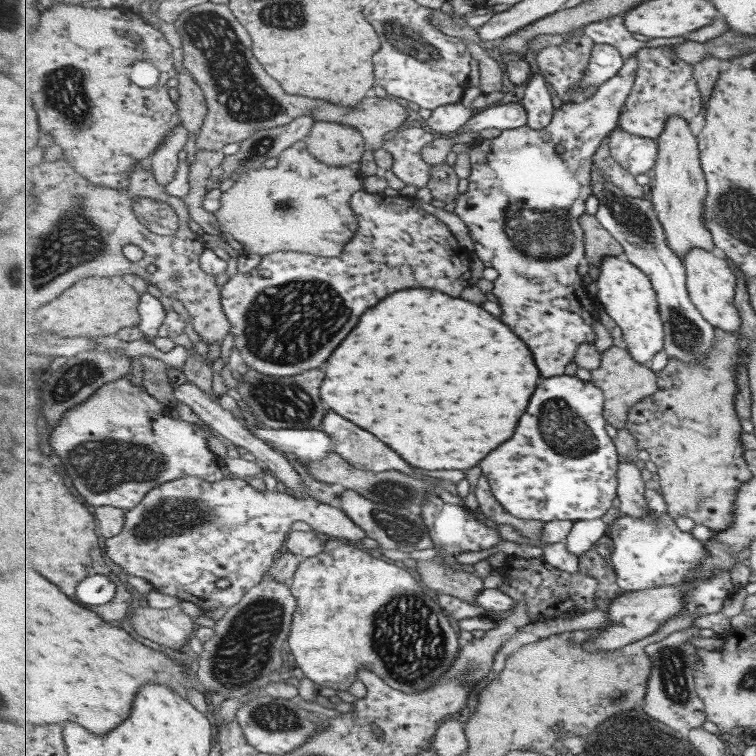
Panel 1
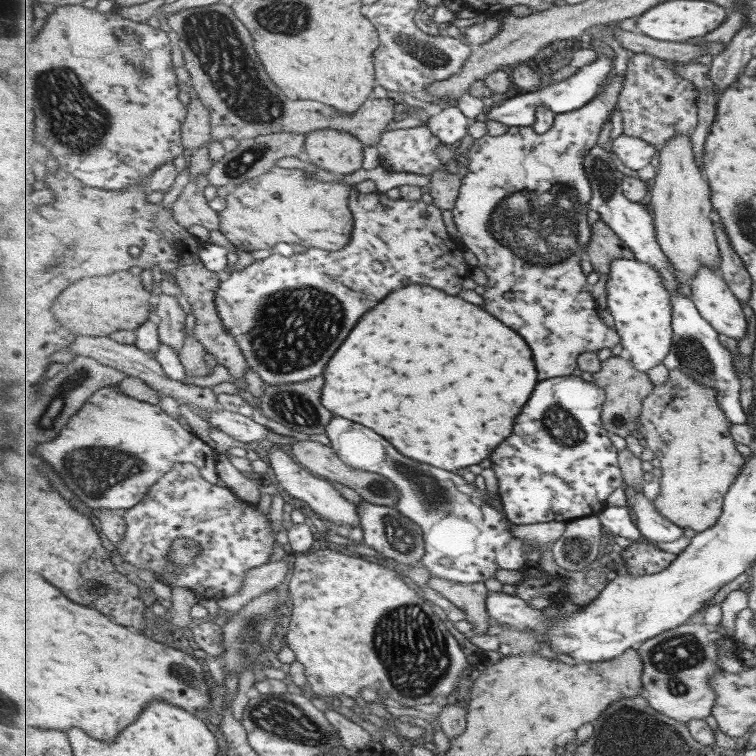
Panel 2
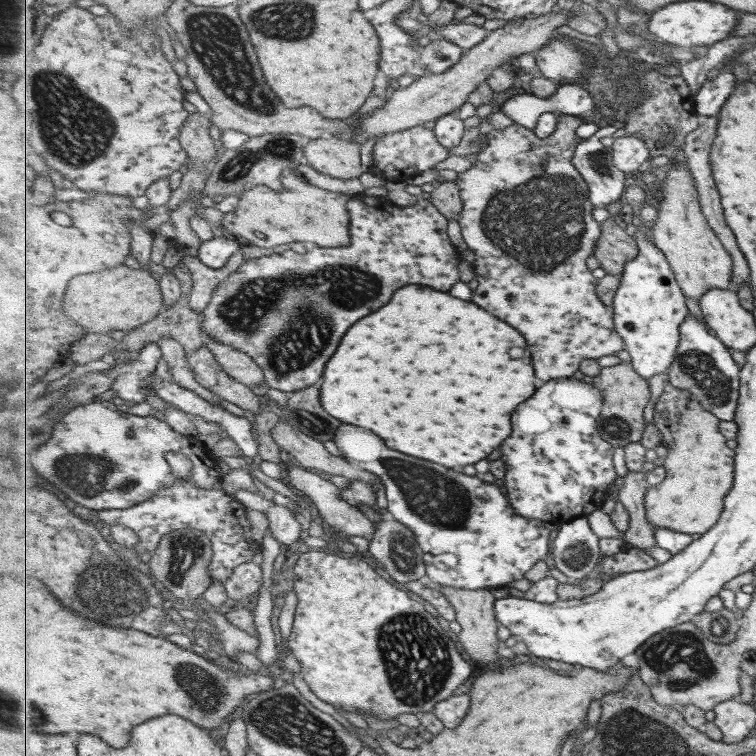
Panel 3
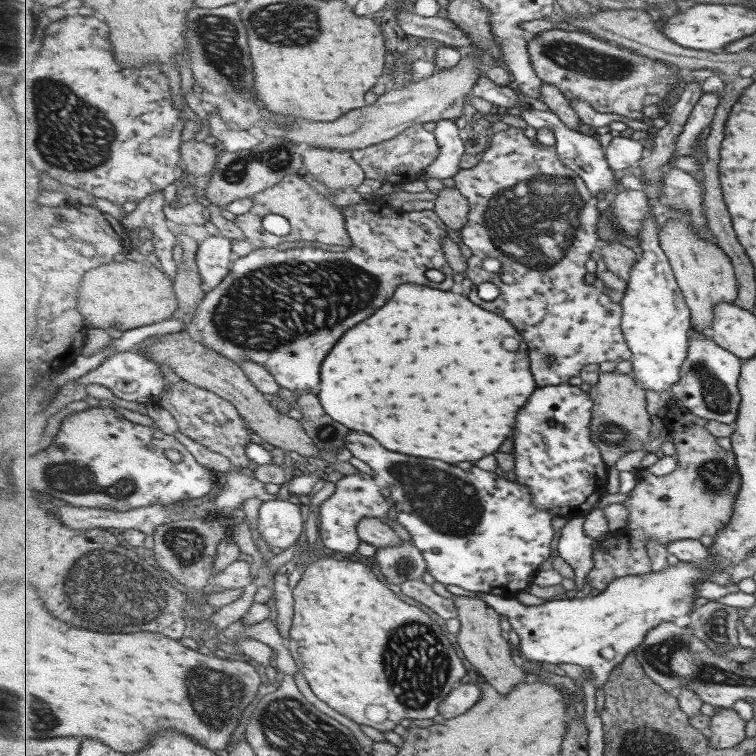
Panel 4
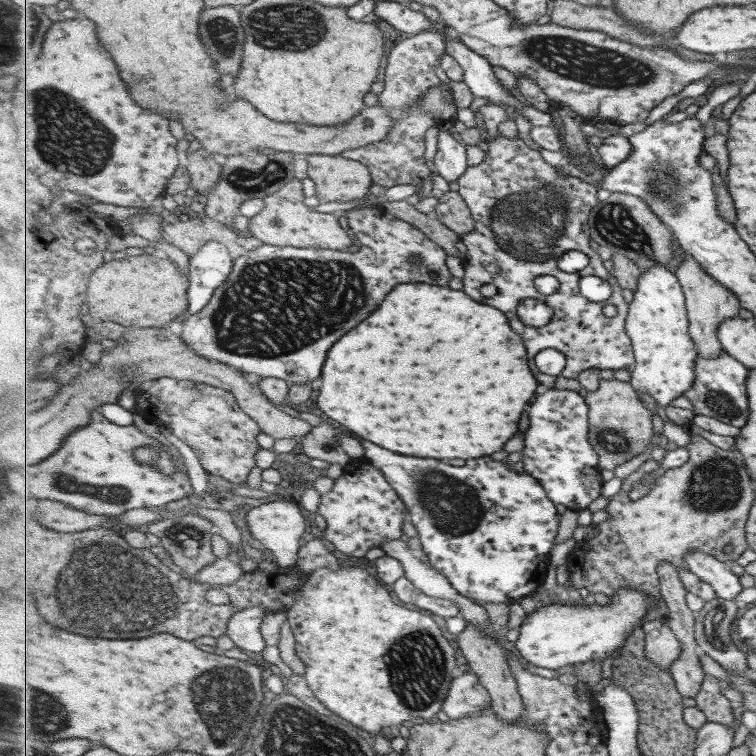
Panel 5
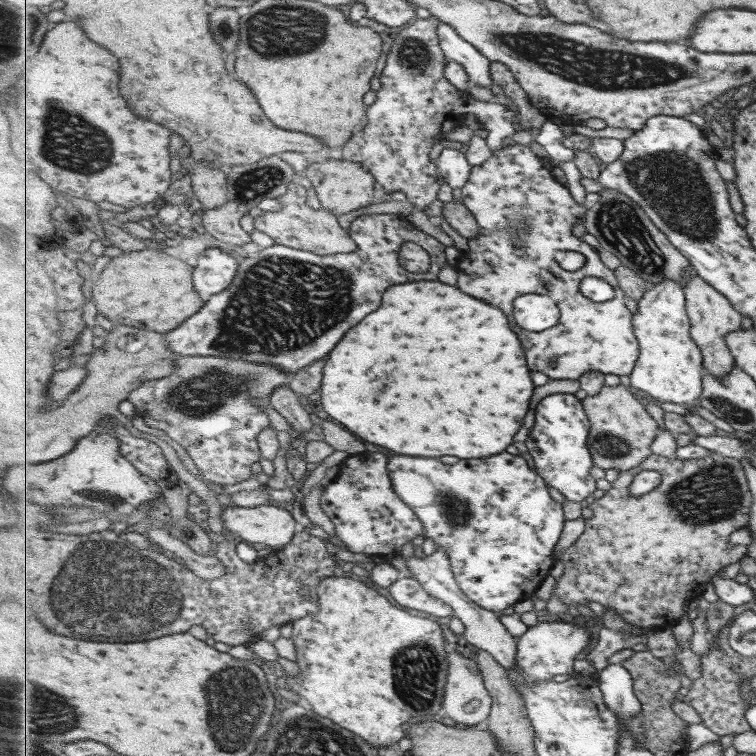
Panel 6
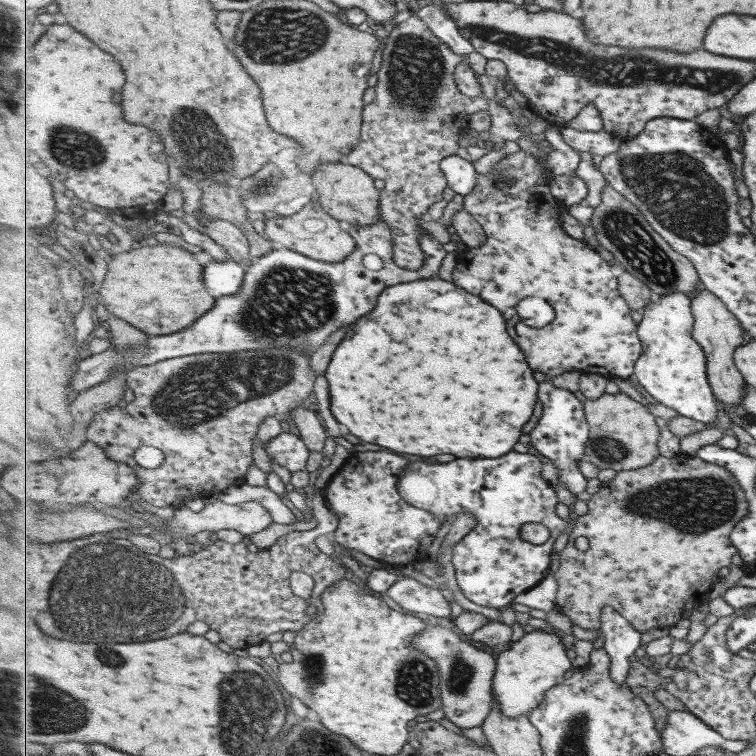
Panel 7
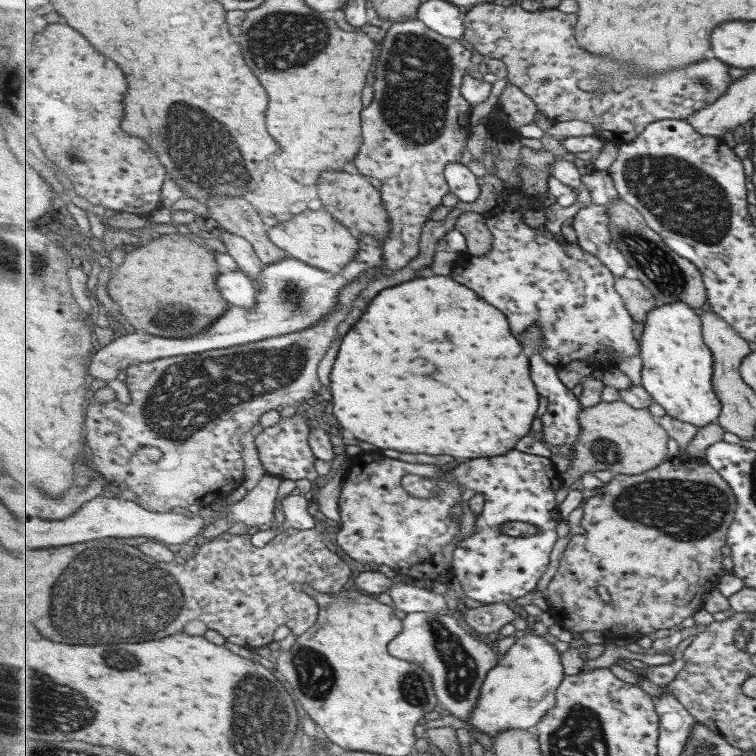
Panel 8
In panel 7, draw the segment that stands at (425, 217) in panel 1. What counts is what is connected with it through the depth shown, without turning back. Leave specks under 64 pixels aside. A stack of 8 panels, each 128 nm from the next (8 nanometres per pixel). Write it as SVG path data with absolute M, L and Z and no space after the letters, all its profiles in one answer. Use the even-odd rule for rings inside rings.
M381 216L375 225L346 227L358 246L343 262L320 262L298 251L278 246L274 252L255 258L254 264L246 269L239 294L217 298L215 308L199 318L194 326L176 334L149 336L147 345L139 349L117 350L110 347L89 356L77 364L71 387L75 392L89 390L107 382L117 368L125 370L151 366L162 360L194 354L266 351L277 347L293 347L313 354L335 330L369 314L387 286L436 278L448 254L437 238L425 234L422 236L425 266L419 270L403 269L394 262L394 236ZM369 254L377 255L383 261L380 270L369 270L363 264Z

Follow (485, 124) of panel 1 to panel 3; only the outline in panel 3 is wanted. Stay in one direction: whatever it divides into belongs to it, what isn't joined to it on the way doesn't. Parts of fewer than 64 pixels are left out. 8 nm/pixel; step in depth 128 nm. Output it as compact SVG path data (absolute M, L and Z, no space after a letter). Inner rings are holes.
M579 84L560 85L559 90L549 98L532 93L515 95L504 101L499 110L513 123L529 130L535 130L541 115L556 112L592 119L593 122L602 120L593 96Z

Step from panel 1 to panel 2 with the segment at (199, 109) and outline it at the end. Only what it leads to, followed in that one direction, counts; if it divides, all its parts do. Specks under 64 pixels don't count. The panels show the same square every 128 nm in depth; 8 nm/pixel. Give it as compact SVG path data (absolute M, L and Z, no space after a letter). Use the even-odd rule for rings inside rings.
M197 97L187 105L188 115L182 128L182 142L189 151L208 146L211 138L211 111Z

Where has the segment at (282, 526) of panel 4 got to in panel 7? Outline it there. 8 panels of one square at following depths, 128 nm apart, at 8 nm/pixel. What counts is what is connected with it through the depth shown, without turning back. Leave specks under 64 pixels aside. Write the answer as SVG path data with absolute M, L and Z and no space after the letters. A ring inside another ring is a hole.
M215 501L215 503L209 503L201 511L193 512L189 508L182 506L181 508L176 508L174 516L168 521L169 525L161 527L163 530L166 530L165 537L171 536L175 540L185 540L185 538L195 537L199 532L203 531L212 531L217 532L221 531L230 531L236 530L239 533L243 534L246 538L250 534L257 534L265 528L269 528L271 524L276 520L261 504L259 501L247 501L241 504L227 504L223 501Z

